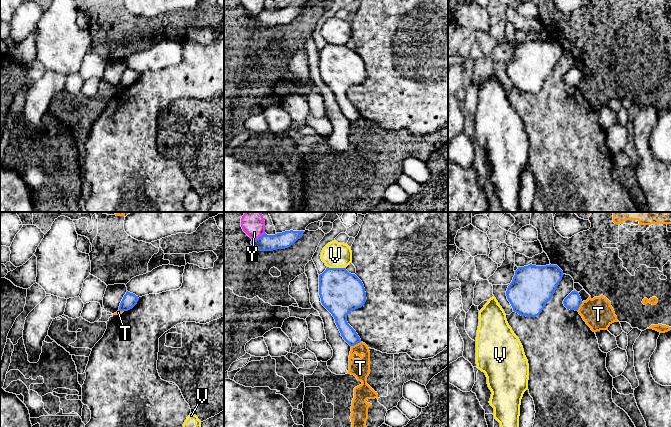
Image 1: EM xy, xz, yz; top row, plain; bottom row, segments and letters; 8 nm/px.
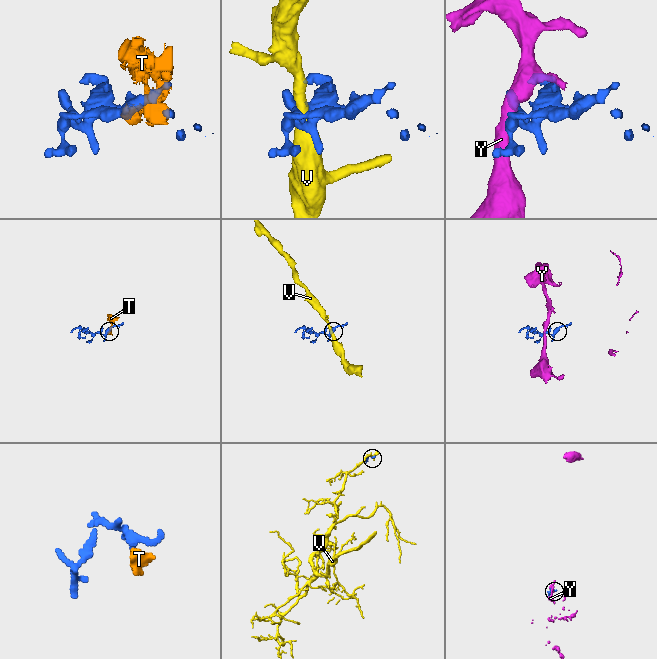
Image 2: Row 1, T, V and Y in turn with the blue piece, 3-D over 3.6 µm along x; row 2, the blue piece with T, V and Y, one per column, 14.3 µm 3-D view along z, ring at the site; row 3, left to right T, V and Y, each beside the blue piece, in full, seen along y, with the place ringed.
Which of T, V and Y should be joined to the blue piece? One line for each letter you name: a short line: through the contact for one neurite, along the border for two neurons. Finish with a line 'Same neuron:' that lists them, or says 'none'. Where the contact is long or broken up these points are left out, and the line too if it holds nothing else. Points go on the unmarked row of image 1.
Same neuron: none

